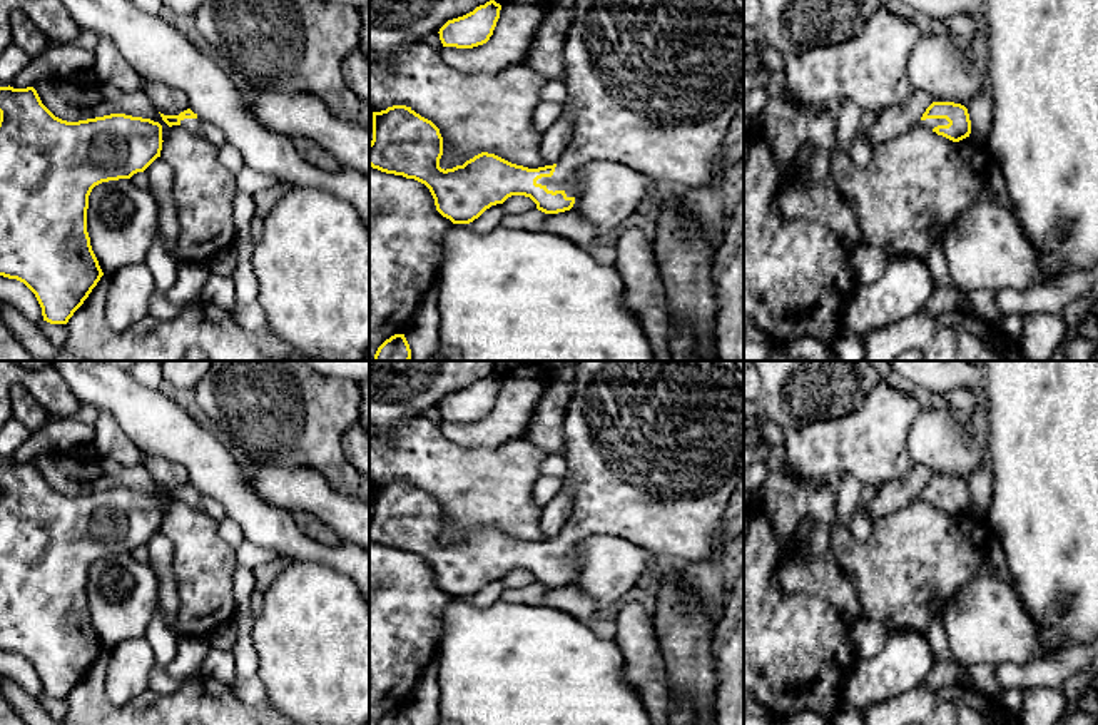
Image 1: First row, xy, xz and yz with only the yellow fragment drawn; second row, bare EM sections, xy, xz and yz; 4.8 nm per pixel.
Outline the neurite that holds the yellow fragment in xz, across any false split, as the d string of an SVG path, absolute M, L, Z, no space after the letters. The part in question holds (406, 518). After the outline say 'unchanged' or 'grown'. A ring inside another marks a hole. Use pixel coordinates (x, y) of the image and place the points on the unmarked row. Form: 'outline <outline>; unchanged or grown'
outline M577 361L575 378L572 381L572 396L567 406L563 421L563 448L562 453L568 463L570 483L575 486L575 498L572 503L570 516L558 538L538 543L528 543L511 538L495 528L481 526L463 540L453 543L441 543L440 533L443 530L443 511L440 503L428 493L416 488L411 481L393 479L381 486L373 486L373 515L369 516L369 540L386 548L403 550L424 558L433 573L436 585L450 593L453 598L470 598L478 593L486 583L503 578L511 570L530 571L536 583L545 588L558 588L570 585L575 578L578 546L590 536L613 535L633 541L637 546L645 548L657 563L684 563L700 561L710 558L719 546L725 550L719 540L722 520L727 501L744 478L744 374L735 366L735 361Z; grown

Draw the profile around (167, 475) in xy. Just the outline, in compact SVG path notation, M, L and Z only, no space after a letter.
M147 456L142 463L154 481L164 489L179 489L180 486L189 483L187 471L165 458Z

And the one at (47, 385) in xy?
M0 361L0 428L13 418L10 403L13 384L25 384L48 408L52 418L79 416L82 403L53 366L32 371L15 361Z

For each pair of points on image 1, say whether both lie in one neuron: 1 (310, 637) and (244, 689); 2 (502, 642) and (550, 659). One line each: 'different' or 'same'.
1: different
2: same

